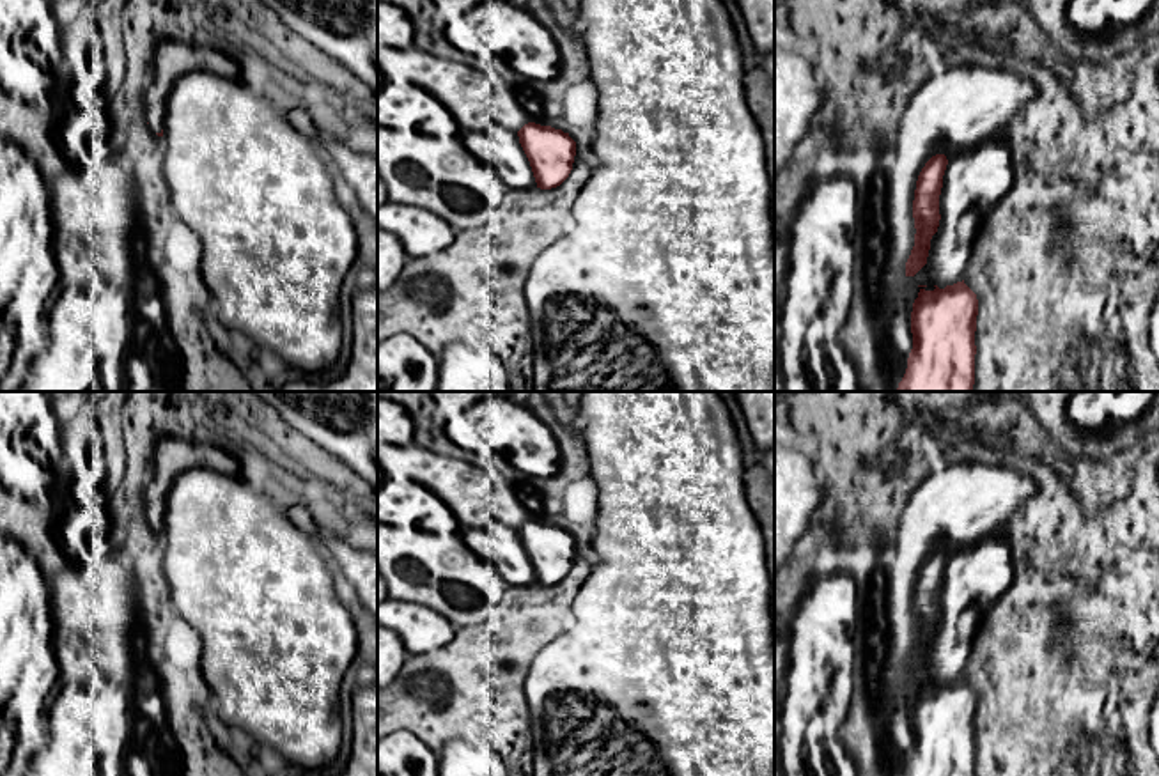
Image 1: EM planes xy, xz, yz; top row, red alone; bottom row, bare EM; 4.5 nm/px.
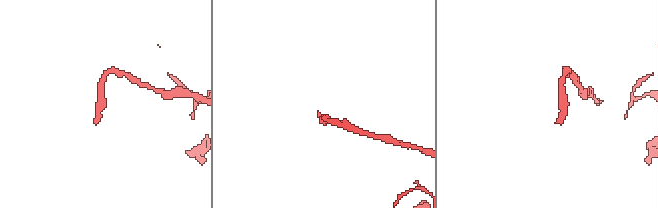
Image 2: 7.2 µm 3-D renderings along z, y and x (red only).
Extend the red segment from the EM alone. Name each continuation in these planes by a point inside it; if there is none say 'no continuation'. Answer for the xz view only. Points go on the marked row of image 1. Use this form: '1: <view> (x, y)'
no continuation

